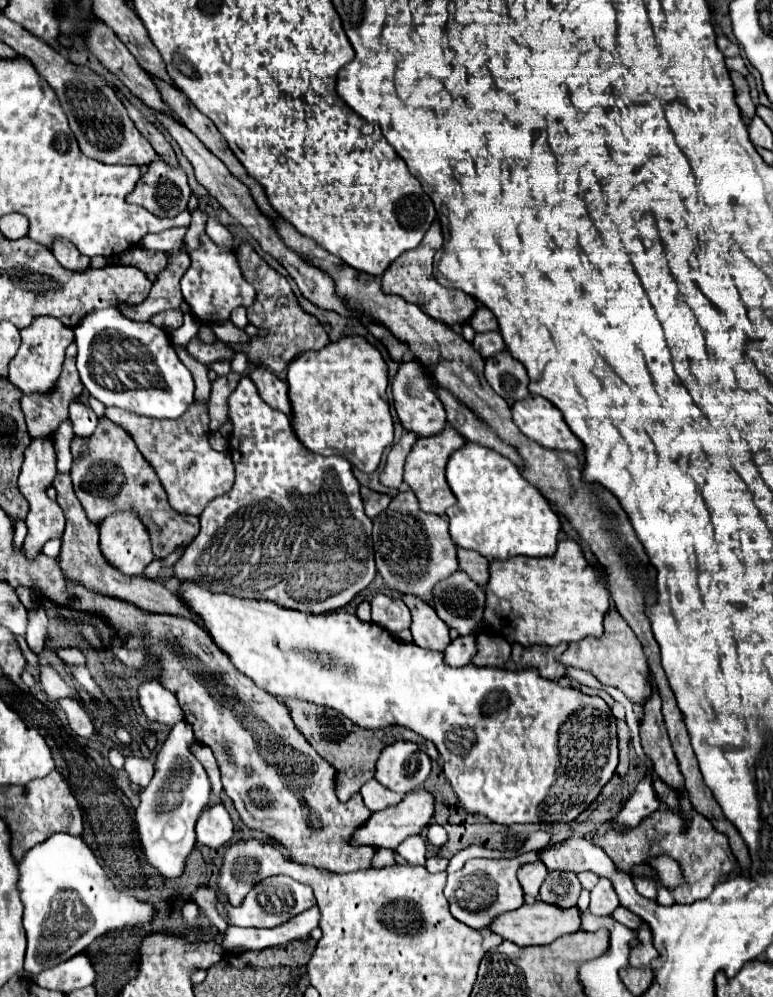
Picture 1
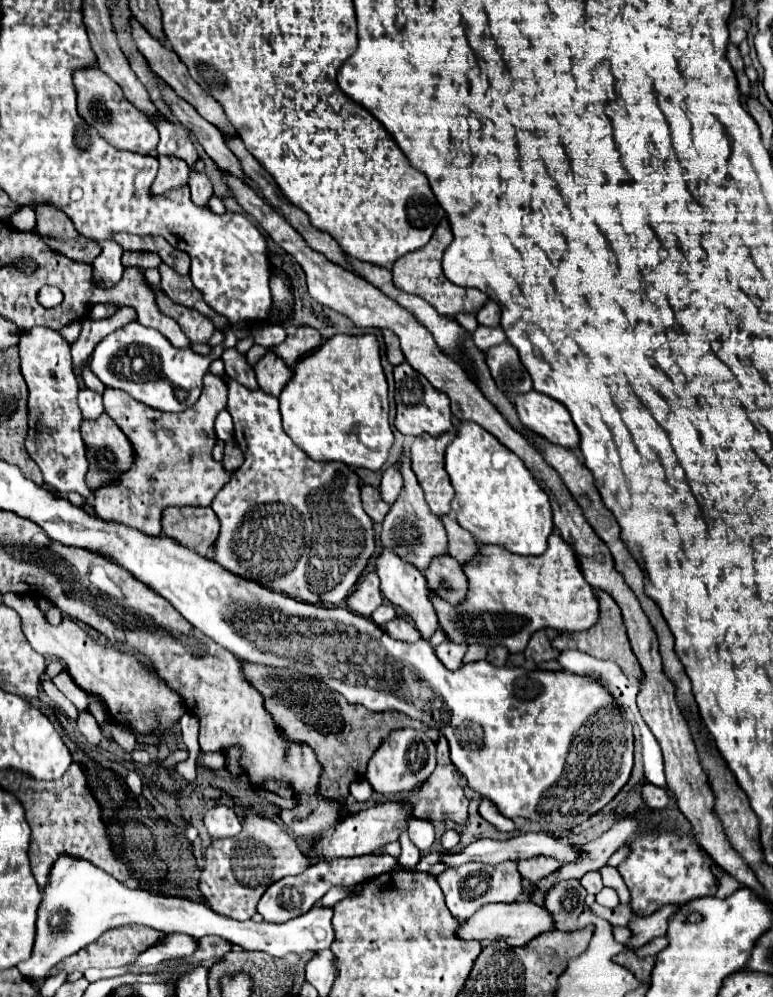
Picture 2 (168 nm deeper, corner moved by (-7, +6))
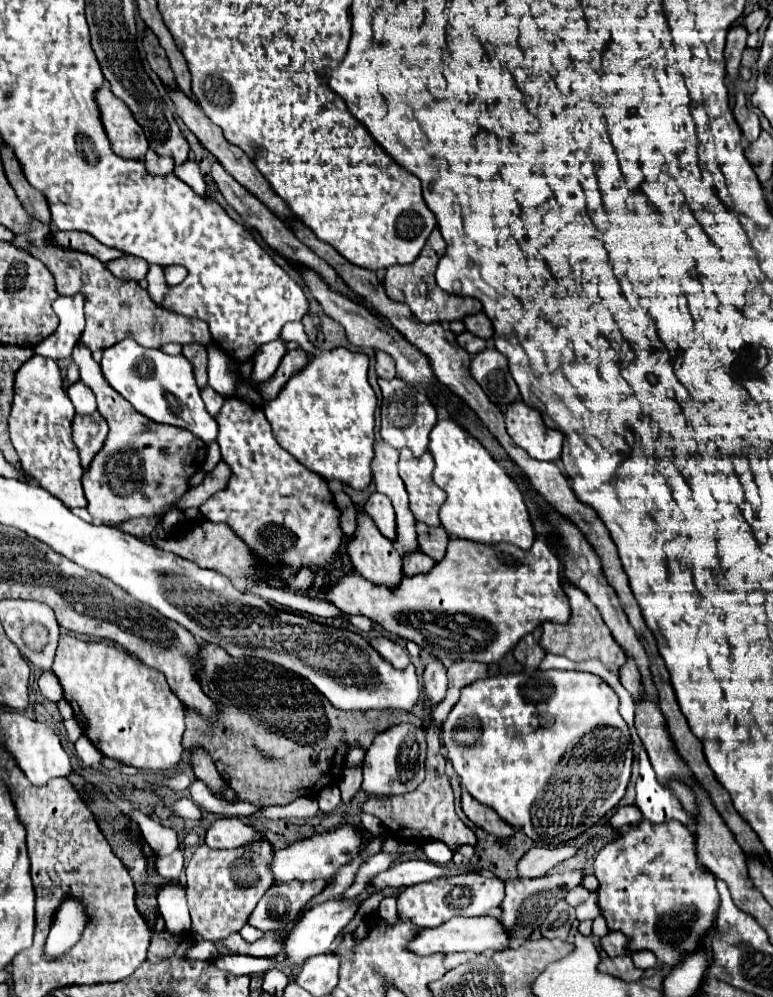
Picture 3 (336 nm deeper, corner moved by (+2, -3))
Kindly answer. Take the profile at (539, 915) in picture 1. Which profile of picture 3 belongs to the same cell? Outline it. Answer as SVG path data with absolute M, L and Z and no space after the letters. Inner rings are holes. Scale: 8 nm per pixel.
M456 917L440 927L420 929L418 937L412 941L410 951L418 955L432 955L432 953L454 953L454 951L472 951L472 953L486 953L486 951L504 951L510 949L512 935L496 917Z

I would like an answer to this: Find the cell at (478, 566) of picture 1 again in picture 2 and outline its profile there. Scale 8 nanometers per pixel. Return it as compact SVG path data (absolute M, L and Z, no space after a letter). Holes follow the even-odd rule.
M441 516L441 520L443 520L445 532L447 532L447 548L451 546L451 550L447 550L447 554L451 554L461 564L473 560L477 554L477 548L479 548L477 542L473 540L473 536L467 530L463 530L457 524L457 520L453 520L449 516Z

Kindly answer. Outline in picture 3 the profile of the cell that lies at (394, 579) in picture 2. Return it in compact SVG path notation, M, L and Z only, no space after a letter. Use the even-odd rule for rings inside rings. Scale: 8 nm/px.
M360 509L360 531L348 543L346 553L354 569L370 583L396 589L402 581L402 557L378 531L376 523Z

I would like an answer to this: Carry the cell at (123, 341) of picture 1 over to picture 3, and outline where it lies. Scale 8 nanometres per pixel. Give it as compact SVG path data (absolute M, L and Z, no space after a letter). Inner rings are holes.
M124 339L102 353L102 375L132 407L156 423L184 427L200 437L206 445L218 439L218 423L204 409L200 389L194 381L194 367L184 355L166 355L162 349L148 349L134 339Z

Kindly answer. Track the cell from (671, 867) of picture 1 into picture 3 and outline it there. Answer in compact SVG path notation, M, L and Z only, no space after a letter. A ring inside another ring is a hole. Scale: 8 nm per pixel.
M642 819L620 831L620 835L604 845L594 861L594 875L600 881L598 905L610 927L610 931L622 931L632 939L630 949L648 949L666 967L678 963L678 959L696 947L700 935L706 935L712 927L714 913L718 911L718 891L714 875L702 867L694 851L694 833L680 821L648 823Z

